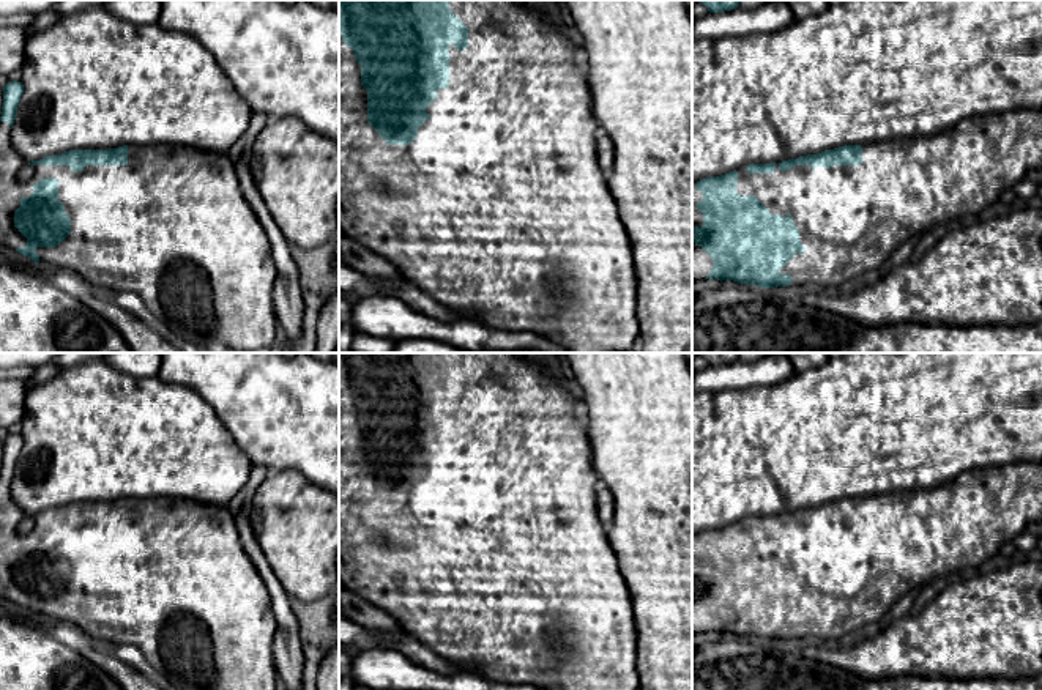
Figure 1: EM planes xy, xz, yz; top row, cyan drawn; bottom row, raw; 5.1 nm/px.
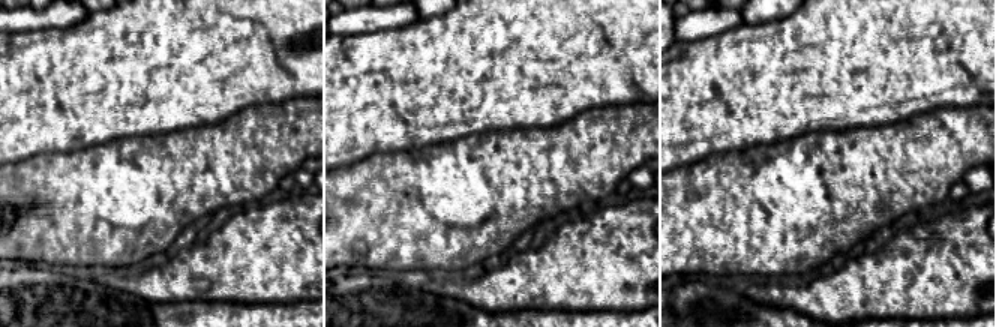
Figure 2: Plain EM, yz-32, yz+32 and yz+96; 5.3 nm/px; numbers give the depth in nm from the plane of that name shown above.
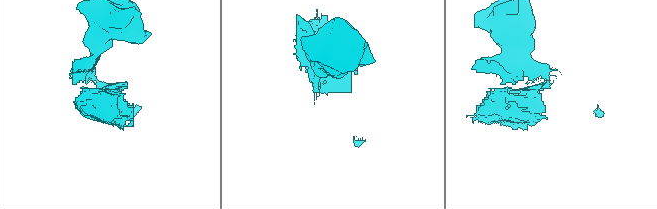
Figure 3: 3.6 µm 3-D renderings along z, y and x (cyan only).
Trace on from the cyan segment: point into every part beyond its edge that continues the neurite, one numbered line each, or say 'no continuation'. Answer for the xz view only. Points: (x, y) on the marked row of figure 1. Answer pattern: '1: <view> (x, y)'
1: xz (500, 200)

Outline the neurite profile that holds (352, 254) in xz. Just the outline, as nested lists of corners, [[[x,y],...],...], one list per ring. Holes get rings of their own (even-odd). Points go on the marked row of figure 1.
[[[339,230],[339,263],[367,276],[372,280],[400,284],[405,277],[386,258],[348,239]]]

